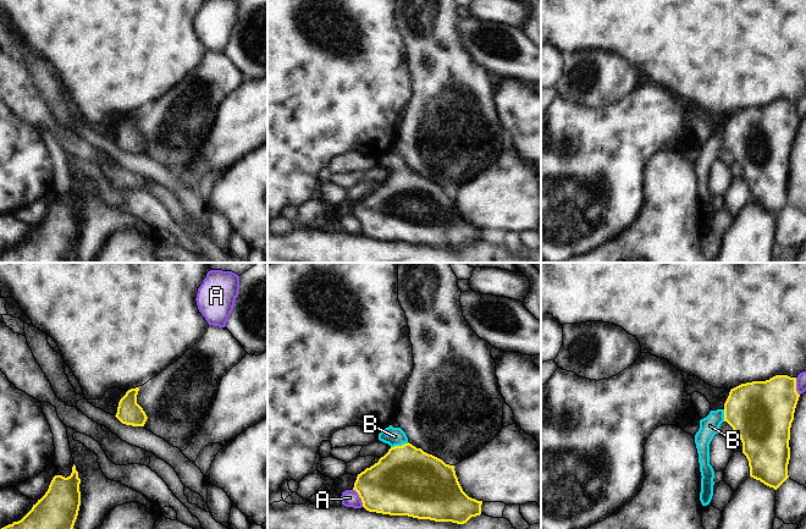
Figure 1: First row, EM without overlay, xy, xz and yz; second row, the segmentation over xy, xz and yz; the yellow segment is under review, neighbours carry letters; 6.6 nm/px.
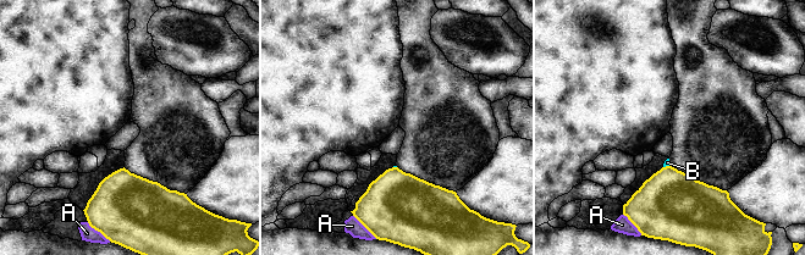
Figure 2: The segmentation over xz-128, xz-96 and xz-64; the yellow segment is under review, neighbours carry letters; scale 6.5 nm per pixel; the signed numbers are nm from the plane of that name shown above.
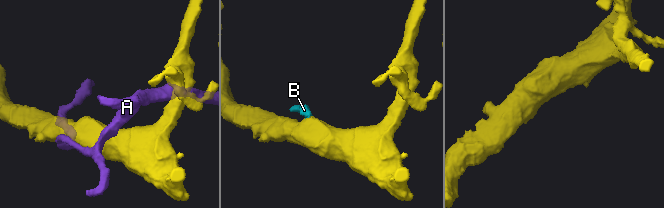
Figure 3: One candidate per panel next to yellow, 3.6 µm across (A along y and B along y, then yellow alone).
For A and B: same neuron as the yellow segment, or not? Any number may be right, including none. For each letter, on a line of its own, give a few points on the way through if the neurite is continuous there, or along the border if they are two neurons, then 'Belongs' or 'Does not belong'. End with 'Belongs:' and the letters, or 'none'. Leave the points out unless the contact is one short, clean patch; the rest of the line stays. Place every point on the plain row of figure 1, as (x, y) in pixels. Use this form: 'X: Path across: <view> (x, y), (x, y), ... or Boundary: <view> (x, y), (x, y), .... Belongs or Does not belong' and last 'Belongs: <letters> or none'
A: Does not belong
B: Path across: xz (408, 208), (399, 172), (395, 163). Belongs
Belongs: B

